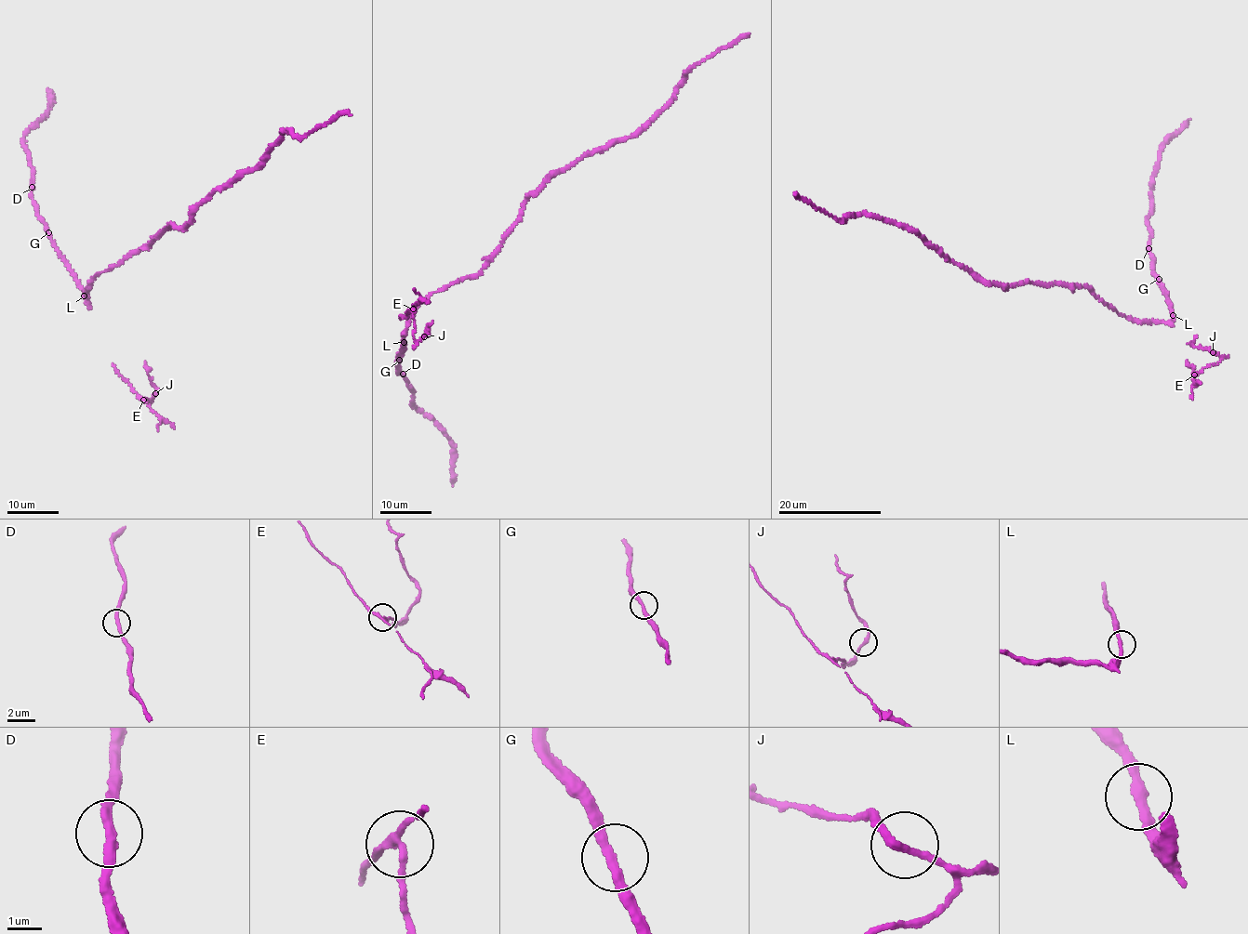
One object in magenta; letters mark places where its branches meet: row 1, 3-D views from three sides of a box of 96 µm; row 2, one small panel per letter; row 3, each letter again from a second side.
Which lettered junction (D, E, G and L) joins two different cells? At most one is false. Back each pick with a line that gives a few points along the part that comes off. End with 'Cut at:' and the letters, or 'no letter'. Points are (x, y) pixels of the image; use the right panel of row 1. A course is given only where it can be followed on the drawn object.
E: foreign part runs (1194, 374), (1220, 359), (1206, 348), (1189, 344), (1196, 335)
Cut at: E

